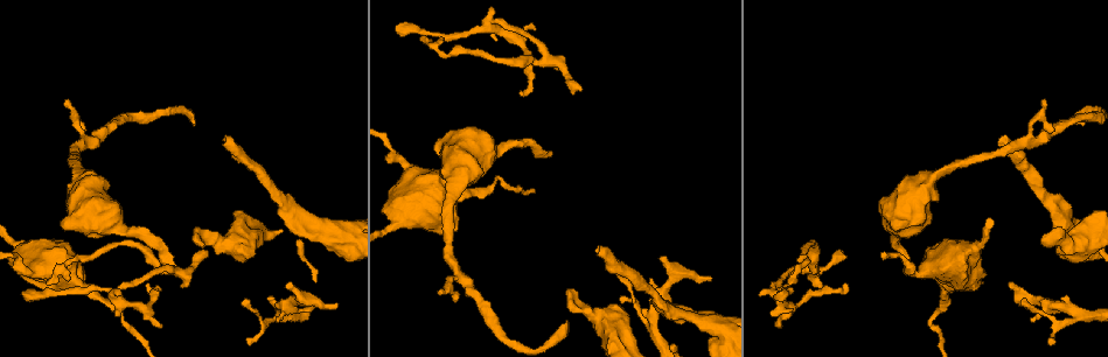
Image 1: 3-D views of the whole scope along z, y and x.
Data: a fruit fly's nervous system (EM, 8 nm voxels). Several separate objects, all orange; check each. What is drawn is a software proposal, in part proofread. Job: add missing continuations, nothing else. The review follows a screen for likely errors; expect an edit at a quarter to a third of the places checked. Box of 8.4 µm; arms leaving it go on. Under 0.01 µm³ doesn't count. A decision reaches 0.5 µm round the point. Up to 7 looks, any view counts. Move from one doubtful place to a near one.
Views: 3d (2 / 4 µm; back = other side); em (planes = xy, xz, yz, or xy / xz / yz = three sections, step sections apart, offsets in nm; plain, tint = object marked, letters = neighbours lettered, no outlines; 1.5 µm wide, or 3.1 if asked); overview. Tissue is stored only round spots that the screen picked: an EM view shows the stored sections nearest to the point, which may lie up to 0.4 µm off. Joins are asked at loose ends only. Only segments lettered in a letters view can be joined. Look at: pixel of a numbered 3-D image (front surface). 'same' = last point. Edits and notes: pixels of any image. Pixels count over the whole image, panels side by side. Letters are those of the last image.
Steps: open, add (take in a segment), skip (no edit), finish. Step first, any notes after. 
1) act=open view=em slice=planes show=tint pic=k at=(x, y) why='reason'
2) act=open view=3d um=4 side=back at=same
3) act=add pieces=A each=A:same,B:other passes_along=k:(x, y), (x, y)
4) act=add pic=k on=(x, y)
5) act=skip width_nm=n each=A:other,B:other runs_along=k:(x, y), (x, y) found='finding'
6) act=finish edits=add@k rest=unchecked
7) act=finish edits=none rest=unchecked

act=open view=em slice=yz step=4 show=tint pic=1 at=(397, 27) why='free end'

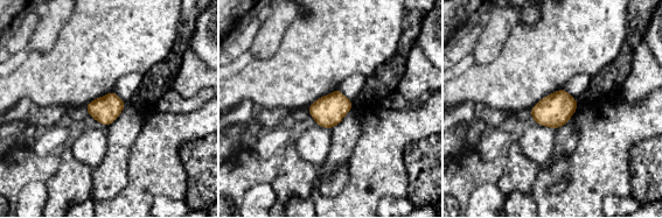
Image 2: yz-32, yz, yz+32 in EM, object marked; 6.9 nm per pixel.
act=open view=em slice=planes show=letters at=same why='another direction'

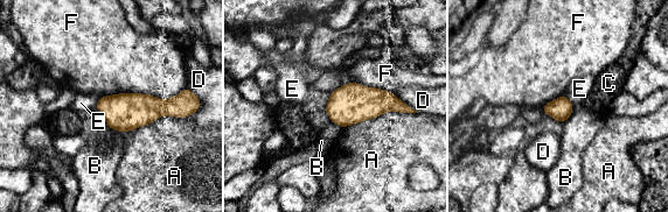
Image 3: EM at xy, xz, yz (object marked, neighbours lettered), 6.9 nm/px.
act=skip each=A:other,B:other,C:other,D:other,E:other,F:other border=3:(182, 90), (165, 99), (101, 97) found='no lettered segment goes on from it'

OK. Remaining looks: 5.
act=open view=em slice=planes show=letters pic=1 at=(161, 327) why='free end'

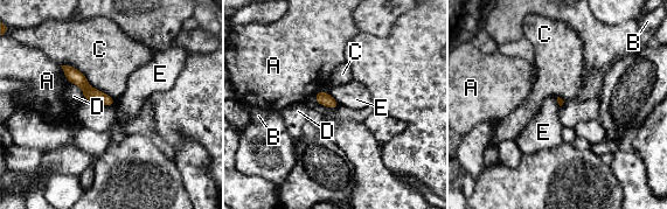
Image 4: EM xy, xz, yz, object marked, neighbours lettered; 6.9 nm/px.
act=skip each=A:other,B:other,C:other,D:other,E:other runs_along=4:(65, 68), (94, 95), (111, 102) found='none of them fits'

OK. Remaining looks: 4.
act=open view=em slice=xy step=4 show=tint pic=1 at=(551, 151) why='free end'

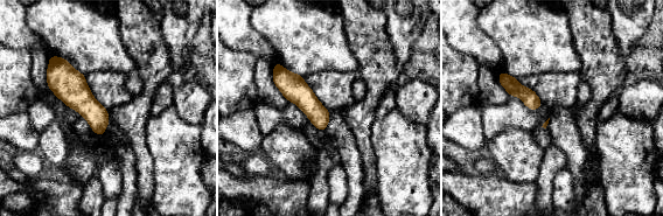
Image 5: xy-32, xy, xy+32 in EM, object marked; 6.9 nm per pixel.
act=open view=em slice=planes show=tint at=same why='another direction'

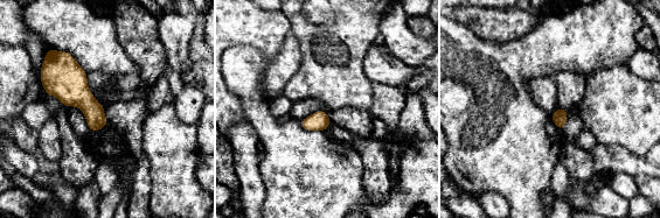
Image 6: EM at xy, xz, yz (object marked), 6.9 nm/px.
act=open view=em slice=planes show=letters at=same why='see the neighbours'

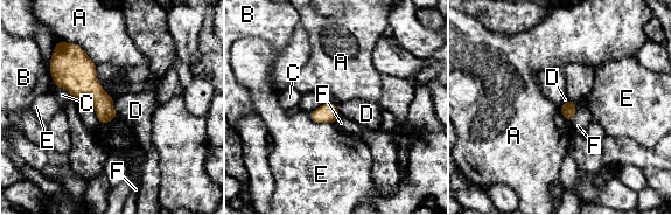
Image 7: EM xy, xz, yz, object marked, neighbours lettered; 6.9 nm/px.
act=skip each=A:other,B:other,C:other,D:other,E:other,F:other border=7:(112, 99), (112, 106), (117, 117) found='no lettered segment goes on from it'

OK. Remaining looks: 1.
act=finish edits=none rest=unchecked

